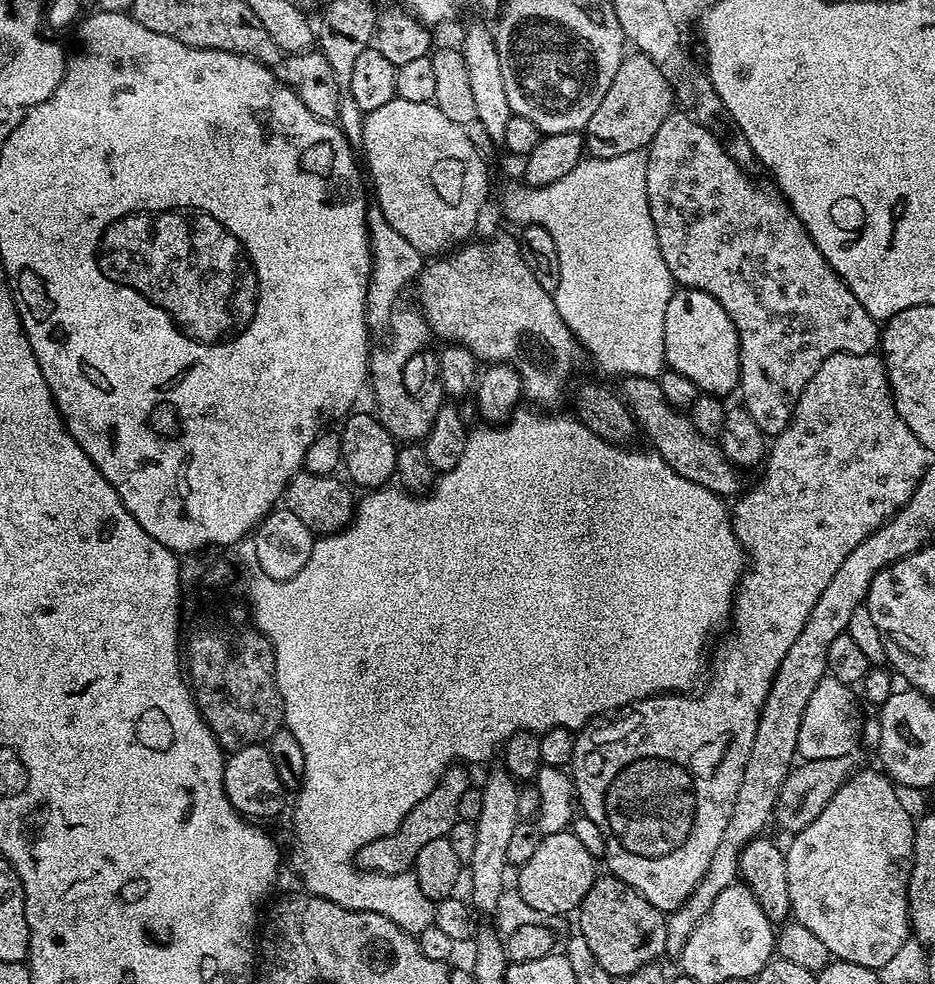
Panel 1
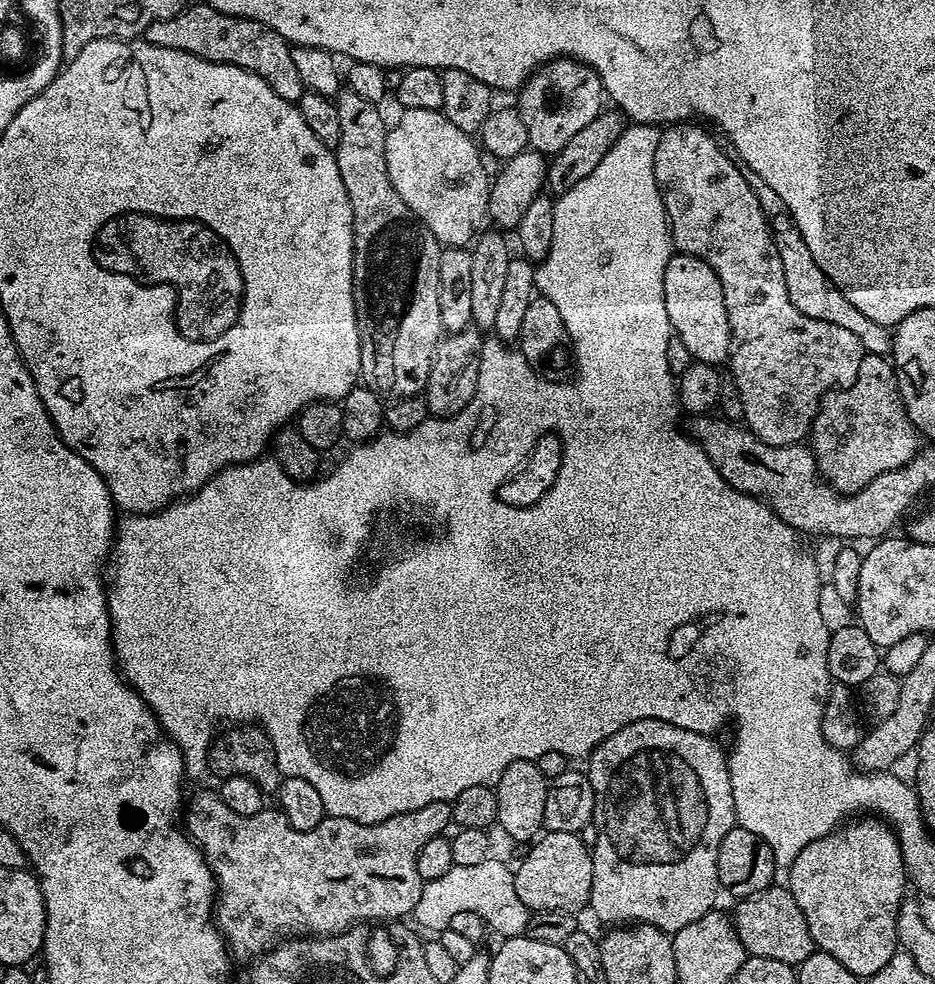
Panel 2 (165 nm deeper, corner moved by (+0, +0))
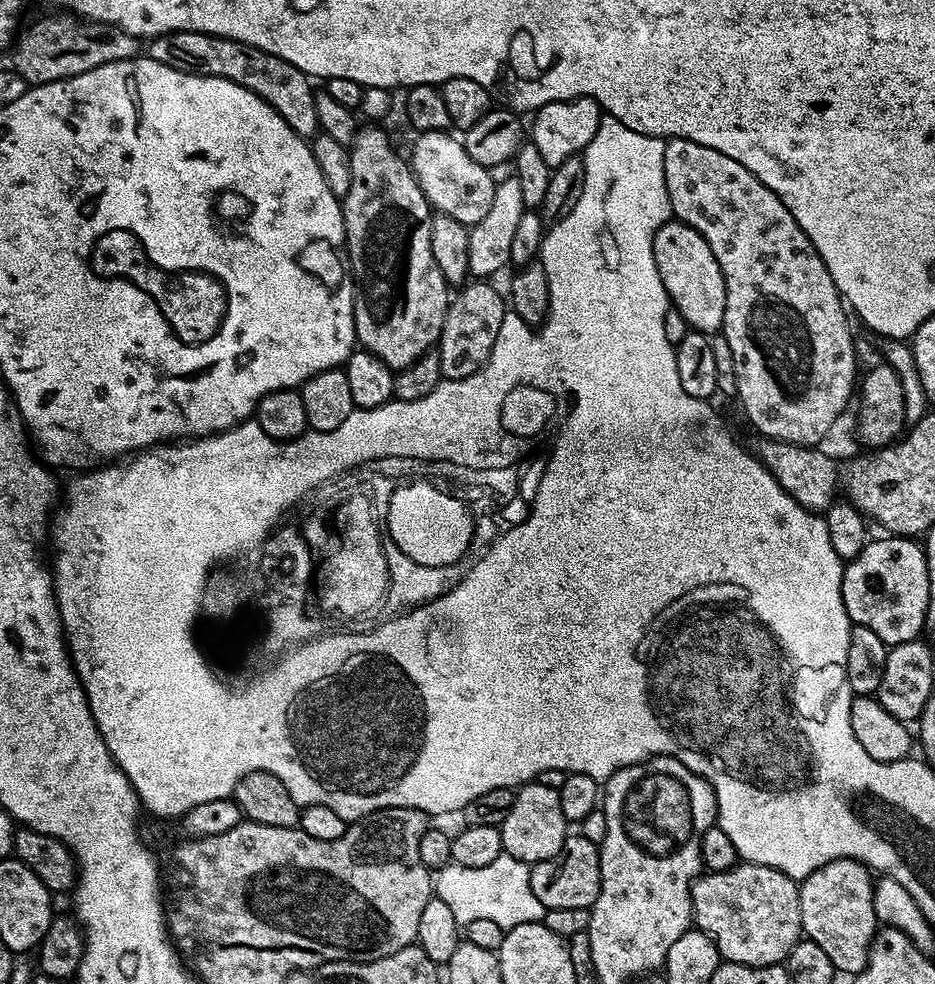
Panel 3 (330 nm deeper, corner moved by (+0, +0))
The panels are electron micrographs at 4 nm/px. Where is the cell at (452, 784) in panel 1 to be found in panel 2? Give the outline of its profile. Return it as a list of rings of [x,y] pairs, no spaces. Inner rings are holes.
[[[212,790],[212,792],[196,792],[192,796],[192,801],[187,801],[186,812],[188,808],[188,828],[186,827],[186,832],[189,837],[194,841],[197,848],[204,853],[205,860],[208,861],[208,867],[212,870],[212,875],[216,878],[216,886],[218,889],[218,927],[231,951],[235,953],[237,957],[240,956],[252,956],[251,958],[259,957],[261,954],[267,953],[269,949],[273,947],[274,942],[279,941],[281,938],[296,938],[303,934],[308,938],[319,938],[326,935],[335,935],[338,932],[342,932],[347,929],[349,926],[354,924],[359,924],[361,922],[400,922],[405,918],[403,916],[411,917],[416,911],[416,904],[420,900],[422,895],[422,881],[420,875],[418,874],[418,850],[422,850],[422,846],[426,846],[426,842],[430,842],[430,838],[441,835],[445,831],[444,827],[447,824],[451,825],[453,823],[452,819],[452,806],[451,803],[445,802],[443,800],[435,800],[433,804],[427,804],[425,808],[419,808],[413,812],[404,812],[401,816],[395,816],[394,818],[386,818],[381,824],[358,824],[355,820],[350,818],[342,818],[341,816],[330,816],[326,815],[323,821],[312,830],[296,830],[292,828],[290,822],[287,821],[287,818],[284,816],[283,812],[279,810],[265,810],[254,814],[253,816],[233,816],[230,815],[228,808],[224,805],[224,799],[220,797],[219,791]]]

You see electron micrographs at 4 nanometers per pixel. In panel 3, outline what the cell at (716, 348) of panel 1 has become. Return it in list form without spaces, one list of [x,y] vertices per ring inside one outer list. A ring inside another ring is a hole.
[[[669,218],[652,239],[654,262],[662,278],[671,307],[681,312],[689,329],[705,334],[716,334],[724,327],[726,314],[726,286],[724,275],[710,250],[710,242],[694,230],[694,226]]]

